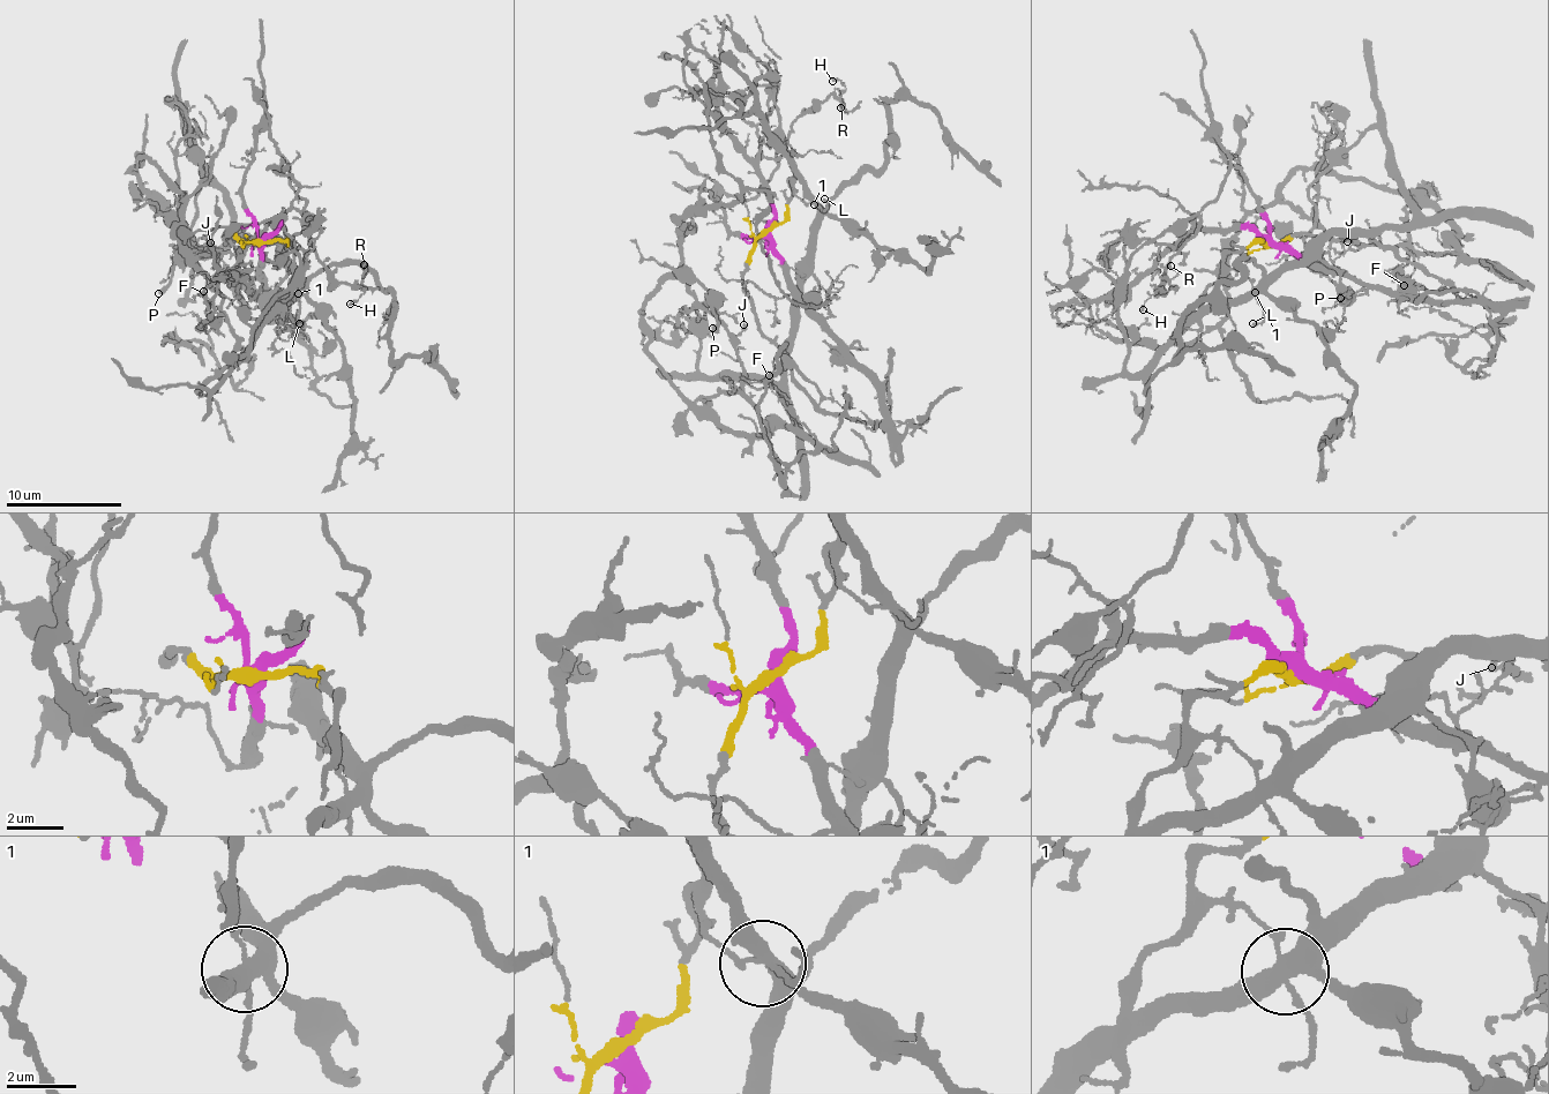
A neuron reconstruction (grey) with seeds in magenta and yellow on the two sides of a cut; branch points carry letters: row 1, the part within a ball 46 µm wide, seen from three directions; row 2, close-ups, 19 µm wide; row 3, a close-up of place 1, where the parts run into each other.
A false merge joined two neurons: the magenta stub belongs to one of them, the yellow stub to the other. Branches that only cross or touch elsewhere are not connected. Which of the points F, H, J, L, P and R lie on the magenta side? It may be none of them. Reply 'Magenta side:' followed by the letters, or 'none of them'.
Magenta side: F, H, J, P, R

